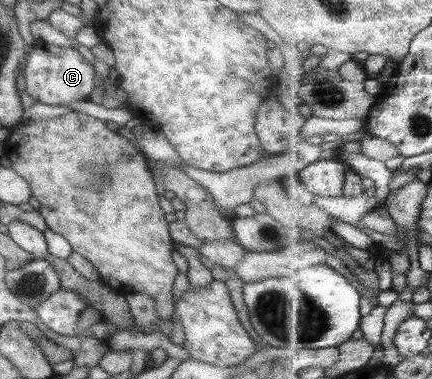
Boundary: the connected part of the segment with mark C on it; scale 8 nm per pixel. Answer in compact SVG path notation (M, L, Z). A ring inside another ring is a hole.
M46 46L33 47L25 55L21 73L25 77L27 93L33 101L66 106L89 98L89 94L94 90L96 71L78 48Z

